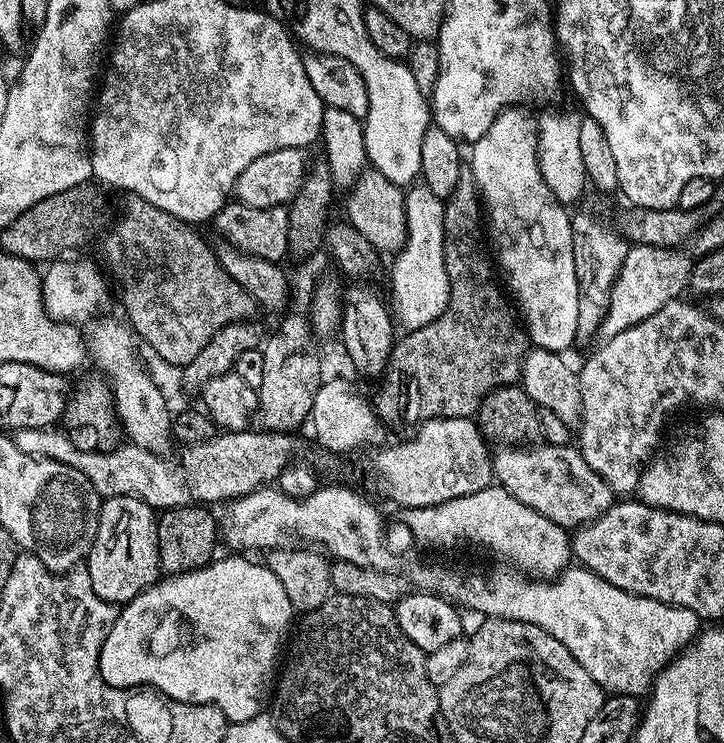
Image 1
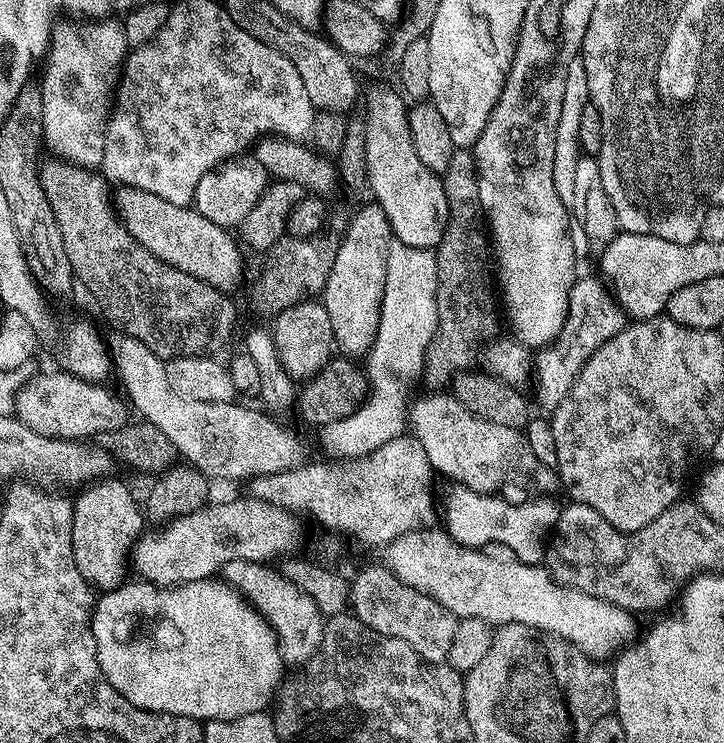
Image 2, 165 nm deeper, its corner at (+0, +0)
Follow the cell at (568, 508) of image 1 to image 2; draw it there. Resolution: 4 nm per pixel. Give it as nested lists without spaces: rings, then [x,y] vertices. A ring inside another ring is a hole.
[[[432,390],[421,400],[411,401],[407,409],[408,423],[411,435],[416,436],[426,450],[433,469],[437,473],[445,472],[457,485],[464,485],[472,491],[485,493],[499,493],[505,488],[512,492],[516,488],[516,476],[521,476],[532,488],[537,488],[540,494],[552,494],[558,488],[558,472],[555,467],[543,464],[530,450],[530,446],[524,440],[524,433],[521,429],[510,426],[498,426],[498,422],[486,422],[486,418],[474,416],[466,406],[456,401],[455,396],[444,390]]]

